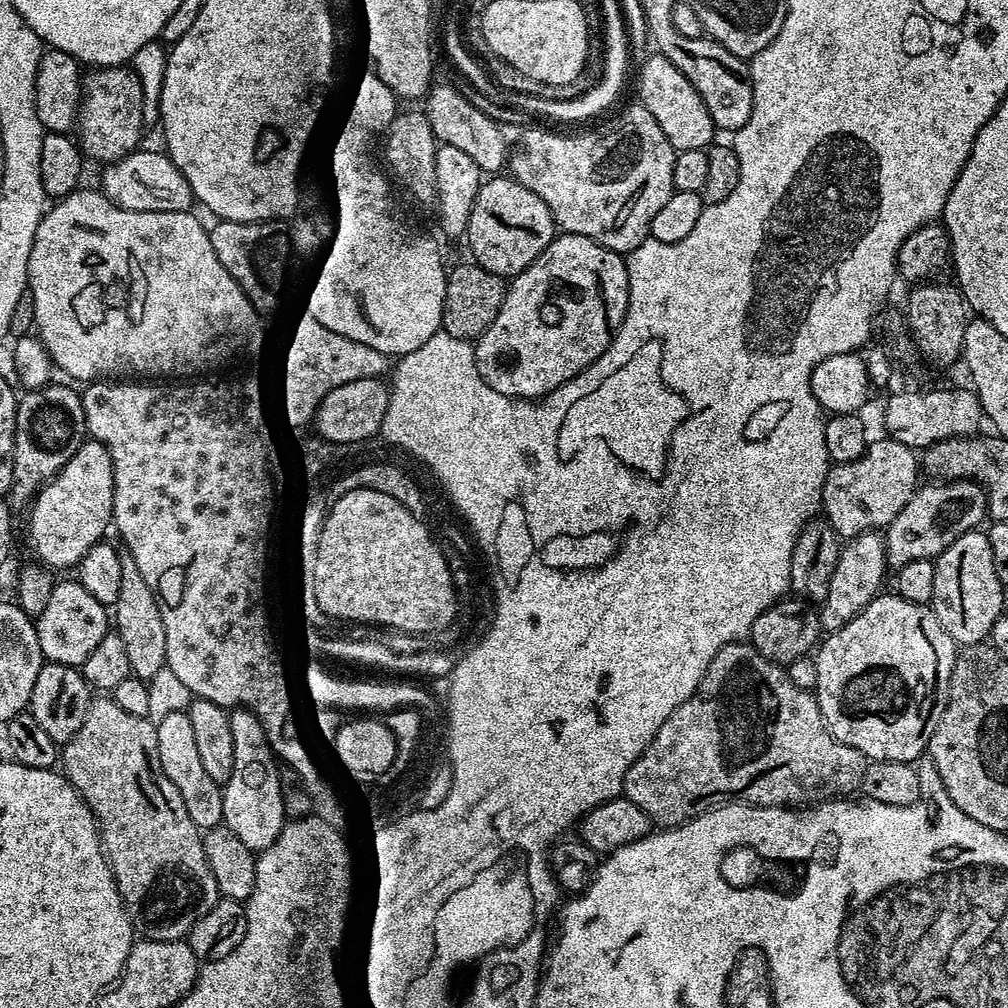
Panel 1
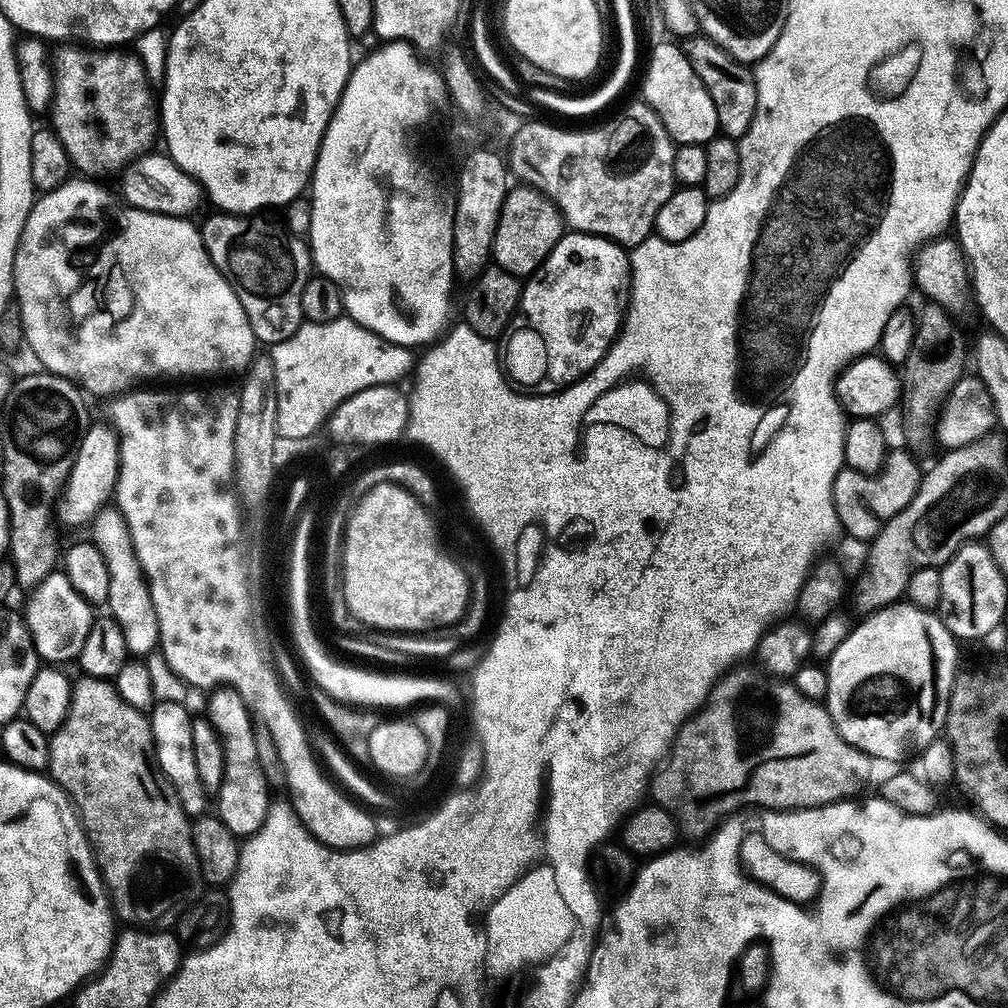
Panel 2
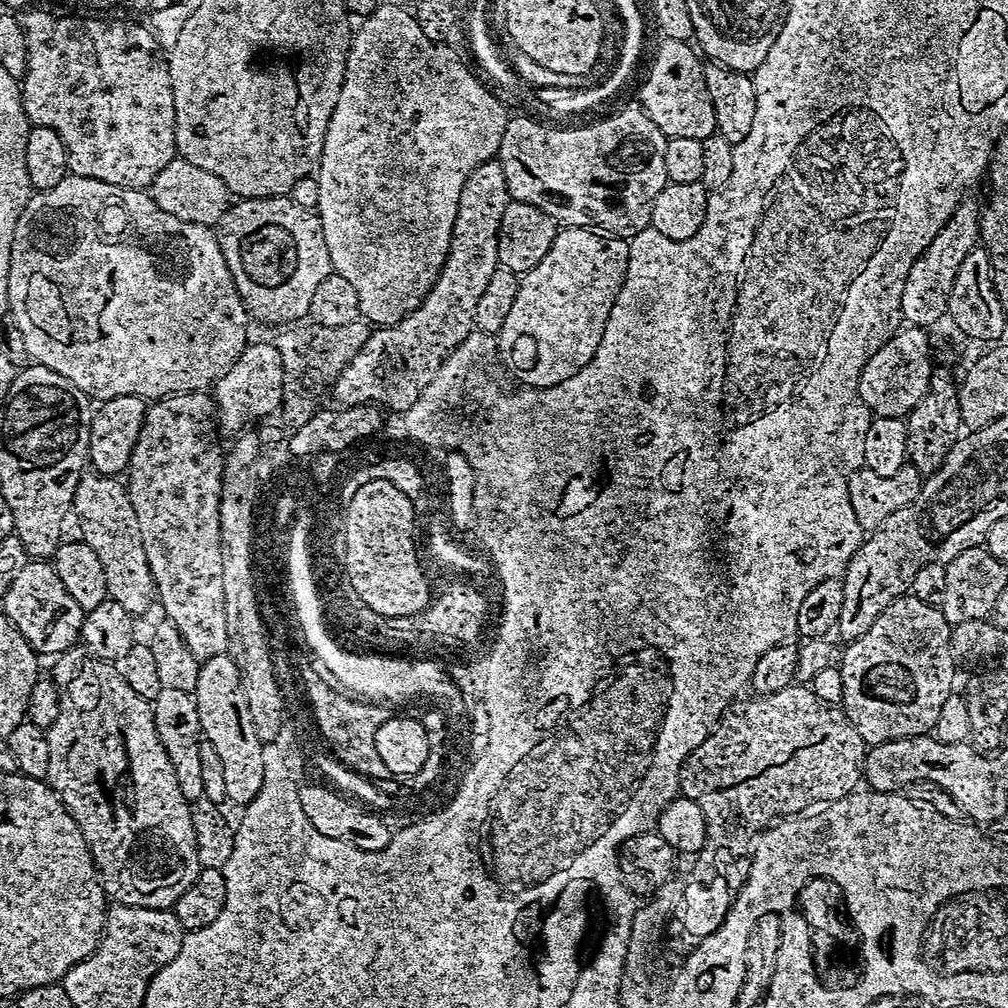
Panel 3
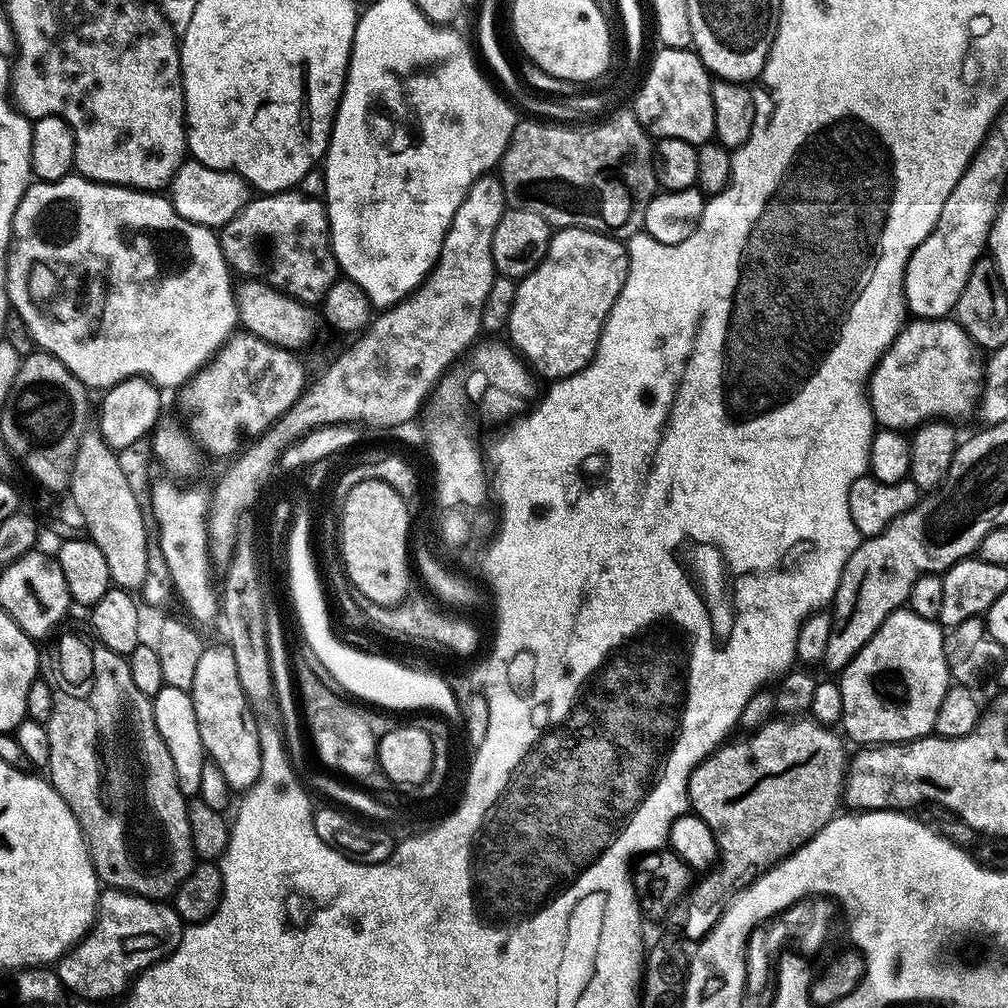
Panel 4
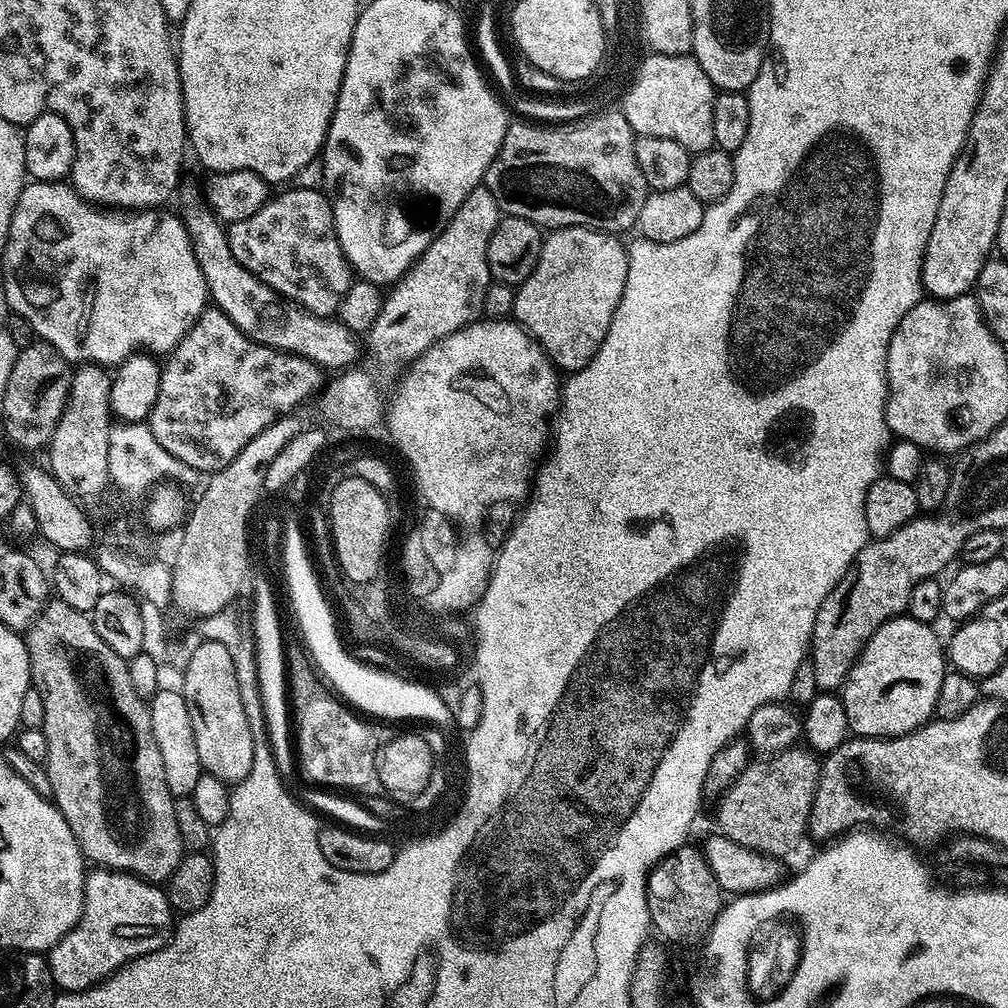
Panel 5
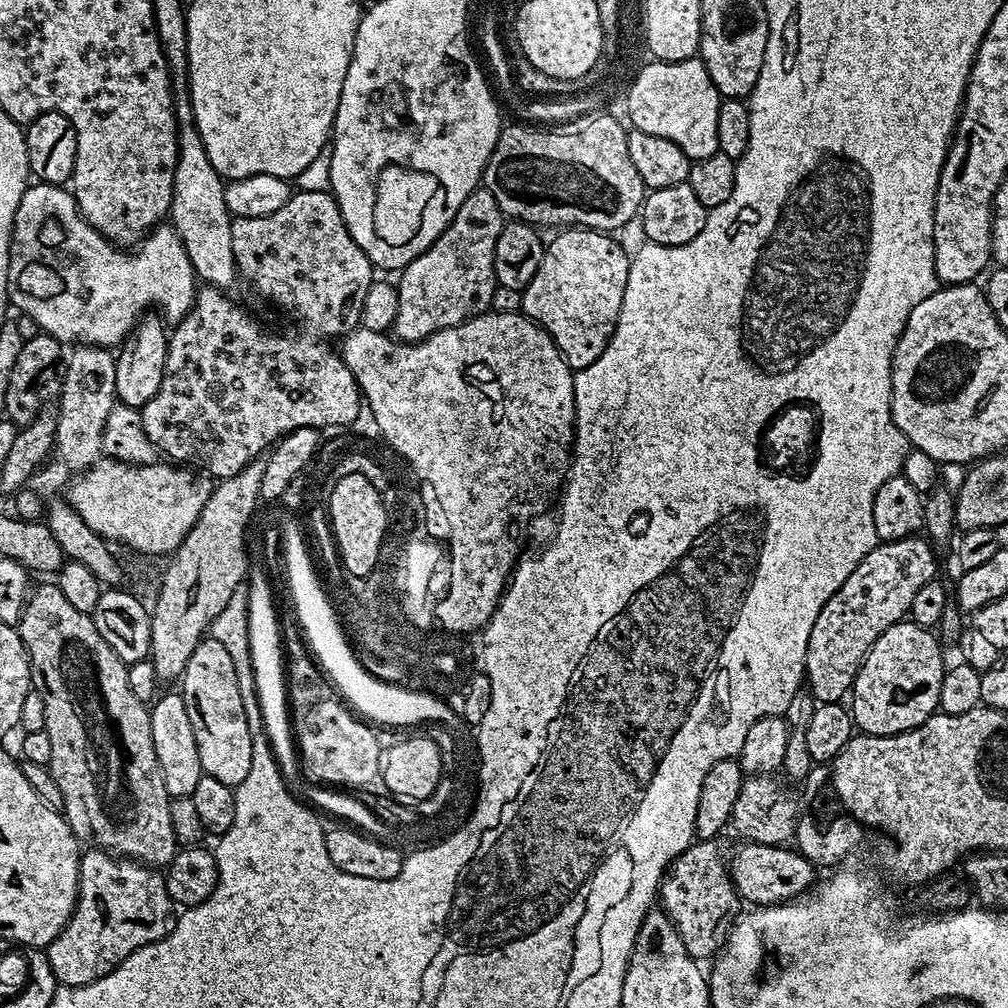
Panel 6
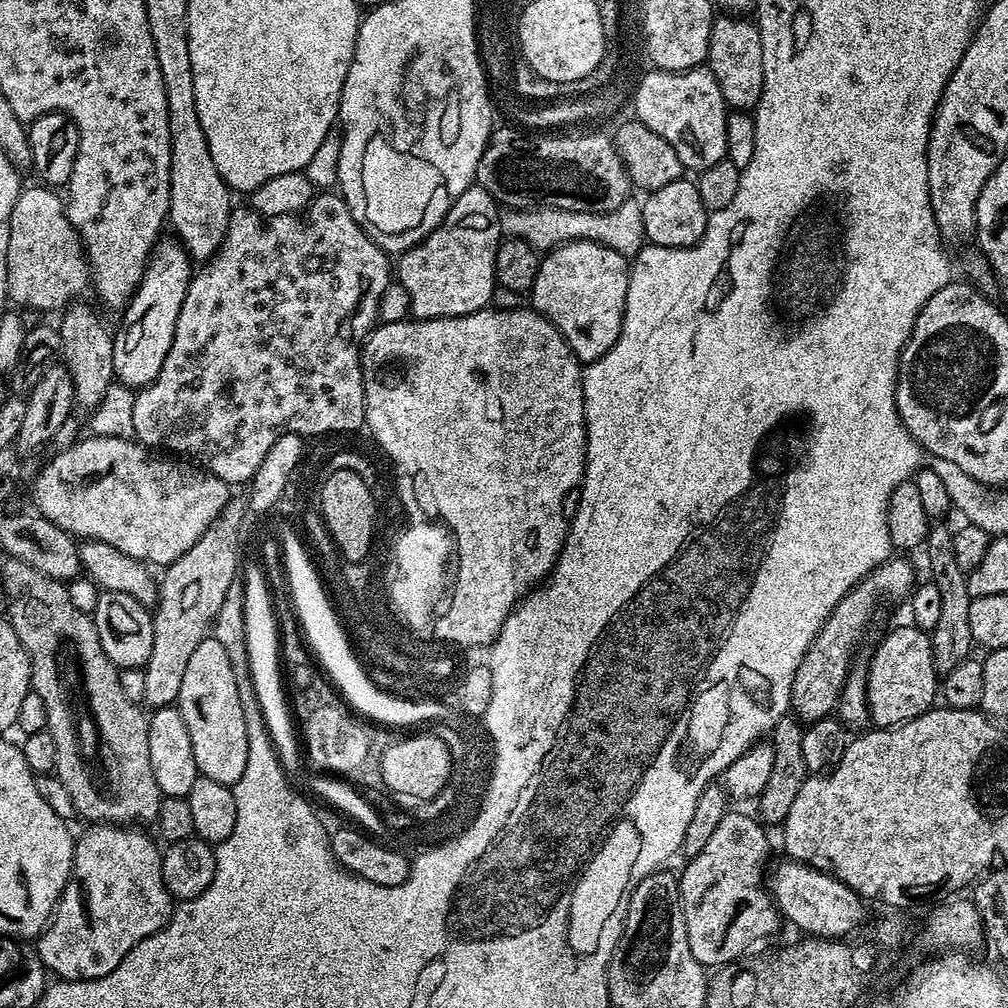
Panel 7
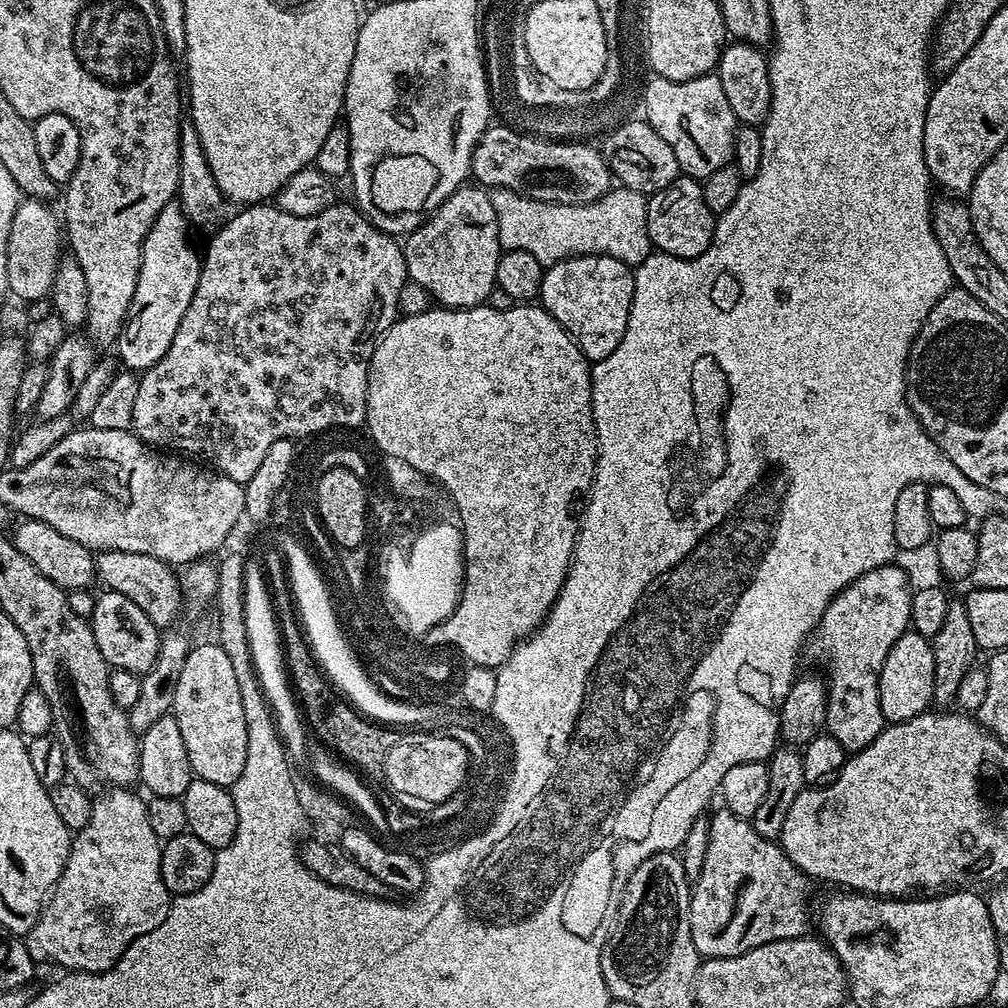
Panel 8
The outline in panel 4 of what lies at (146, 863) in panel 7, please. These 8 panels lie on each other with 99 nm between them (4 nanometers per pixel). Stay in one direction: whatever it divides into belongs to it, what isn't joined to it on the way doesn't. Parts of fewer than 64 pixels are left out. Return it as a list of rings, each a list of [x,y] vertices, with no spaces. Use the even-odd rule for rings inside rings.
[[[105,887],[100,893],[96,922],[91,932],[60,957],[54,970],[69,993],[89,996],[98,1000],[102,996],[116,996],[133,983],[134,977],[158,960],[167,958],[178,946],[185,925],[171,903],[161,902],[151,896],[139,896],[137,892],[125,892],[122,888]]]

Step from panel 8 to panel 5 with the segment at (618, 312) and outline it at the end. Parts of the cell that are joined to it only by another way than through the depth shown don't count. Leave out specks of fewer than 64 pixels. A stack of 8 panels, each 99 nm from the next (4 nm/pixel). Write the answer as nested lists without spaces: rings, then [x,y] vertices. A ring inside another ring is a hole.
[[[557,228],[549,231],[544,238],[542,254],[538,266],[515,289],[515,300],[512,311],[514,319],[521,328],[525,328],[542,346],[557,369],[571,374],[585,368],[598,354],[614,310],[622,298],[628,273],[628,250],[625,241],[619,235],[610,232],[599,232],[597,228]]]

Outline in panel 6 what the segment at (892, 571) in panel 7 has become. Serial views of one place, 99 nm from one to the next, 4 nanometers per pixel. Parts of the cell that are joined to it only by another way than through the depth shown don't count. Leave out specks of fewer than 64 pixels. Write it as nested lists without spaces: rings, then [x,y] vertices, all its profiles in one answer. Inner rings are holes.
[[[919,535],[908,536],[905,540],[877,543],[876,547],[870,550],[870,554],[866,554],[862,562],[858,562],[850,578],[846,578],[846,582],[838,586],[830,602],[822,606],[818,618],[814,618],[814,630],[810,634],[804,659],[806,688],[817,702],[839,704],[851,693],[858,670],[874,642],[883,632],[890,630],[890,626],[901,623],[908,616],[910,602],[914,602],[914,594],[918,594],[918,586],[926,586],[926,582],[937,579],[936,556],[932,551],[933,545]]]

